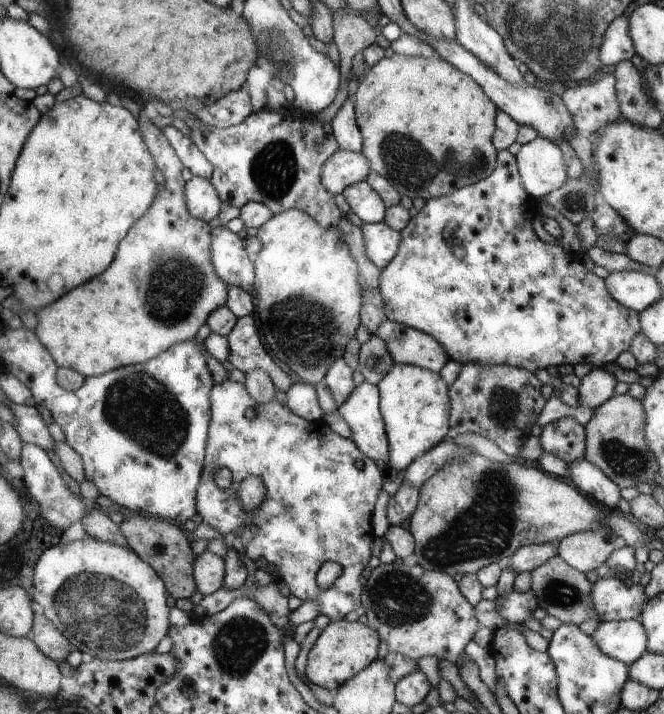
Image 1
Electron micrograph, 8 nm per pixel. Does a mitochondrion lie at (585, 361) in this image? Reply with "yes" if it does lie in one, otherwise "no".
no

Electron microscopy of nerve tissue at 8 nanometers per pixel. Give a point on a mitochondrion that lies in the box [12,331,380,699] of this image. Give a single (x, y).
(108, 616)

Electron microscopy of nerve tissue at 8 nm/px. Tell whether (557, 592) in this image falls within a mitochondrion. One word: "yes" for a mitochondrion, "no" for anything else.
yes

